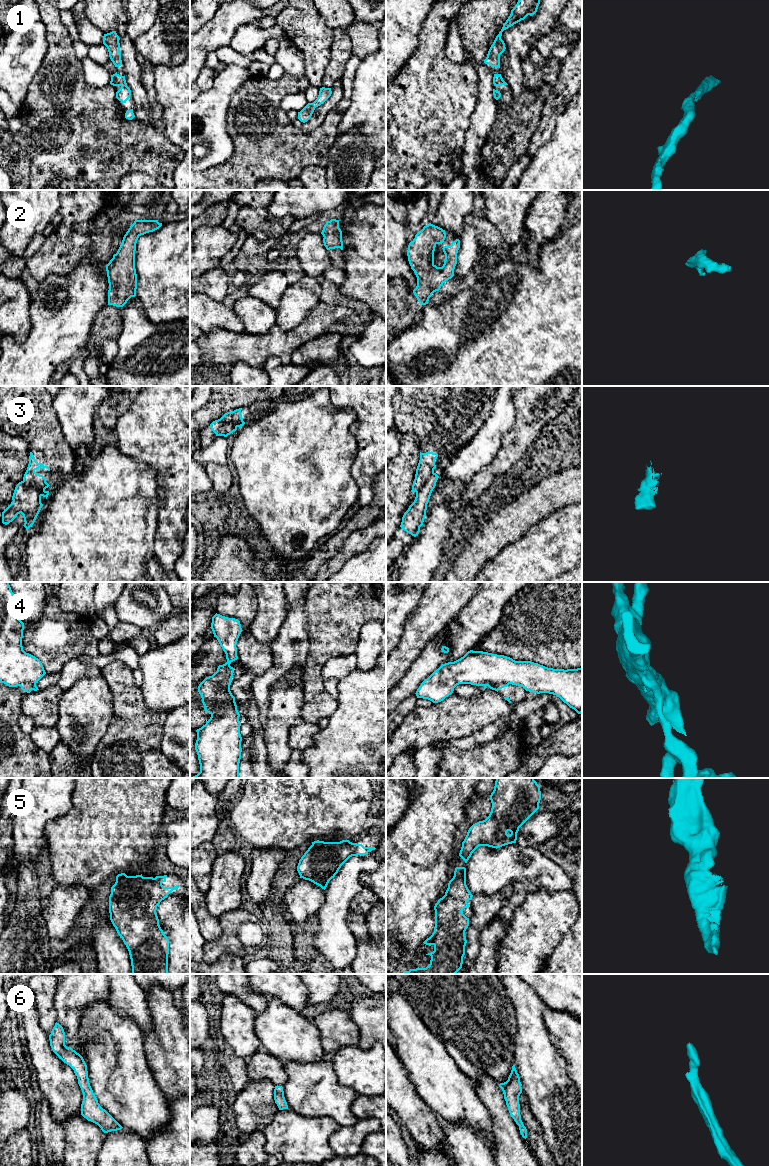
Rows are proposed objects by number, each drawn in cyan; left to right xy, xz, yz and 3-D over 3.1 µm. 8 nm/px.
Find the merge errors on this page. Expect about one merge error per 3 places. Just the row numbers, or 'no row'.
3, 4

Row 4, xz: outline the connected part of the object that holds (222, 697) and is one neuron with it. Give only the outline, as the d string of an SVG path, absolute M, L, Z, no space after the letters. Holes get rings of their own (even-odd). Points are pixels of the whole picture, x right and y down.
M221 689L218 693L215 701L217 703L225 703L227 701L235 700L235 697L231 697L224 689Z

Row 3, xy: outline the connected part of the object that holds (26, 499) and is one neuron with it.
M21 481L15 487L12 500L2 512L2 523L9 524L21 513L25 522L23 526L28 530L34 524L43 506L38 489L34 486L26 486Z

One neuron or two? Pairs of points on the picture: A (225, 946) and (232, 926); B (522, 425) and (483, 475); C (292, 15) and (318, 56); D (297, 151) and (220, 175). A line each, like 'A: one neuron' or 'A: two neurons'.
A: one neuron
B: one neuron
C: one neuron
D: one neuron

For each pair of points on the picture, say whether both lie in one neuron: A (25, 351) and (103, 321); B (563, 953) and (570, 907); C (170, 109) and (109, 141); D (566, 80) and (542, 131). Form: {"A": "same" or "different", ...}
{"A": "different", "B": "different", "C": "different", "D": "same"}

